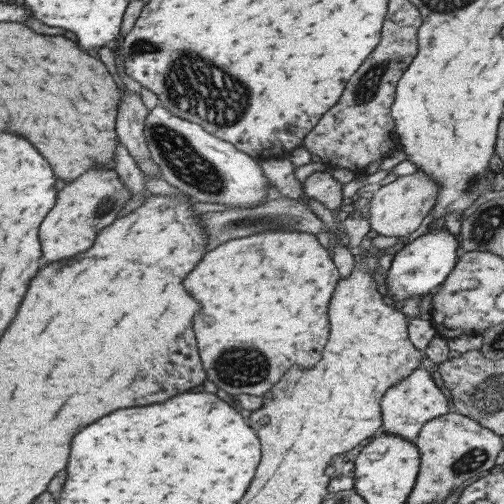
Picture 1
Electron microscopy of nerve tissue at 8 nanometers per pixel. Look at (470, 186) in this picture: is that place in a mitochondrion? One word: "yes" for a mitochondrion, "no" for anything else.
yes

